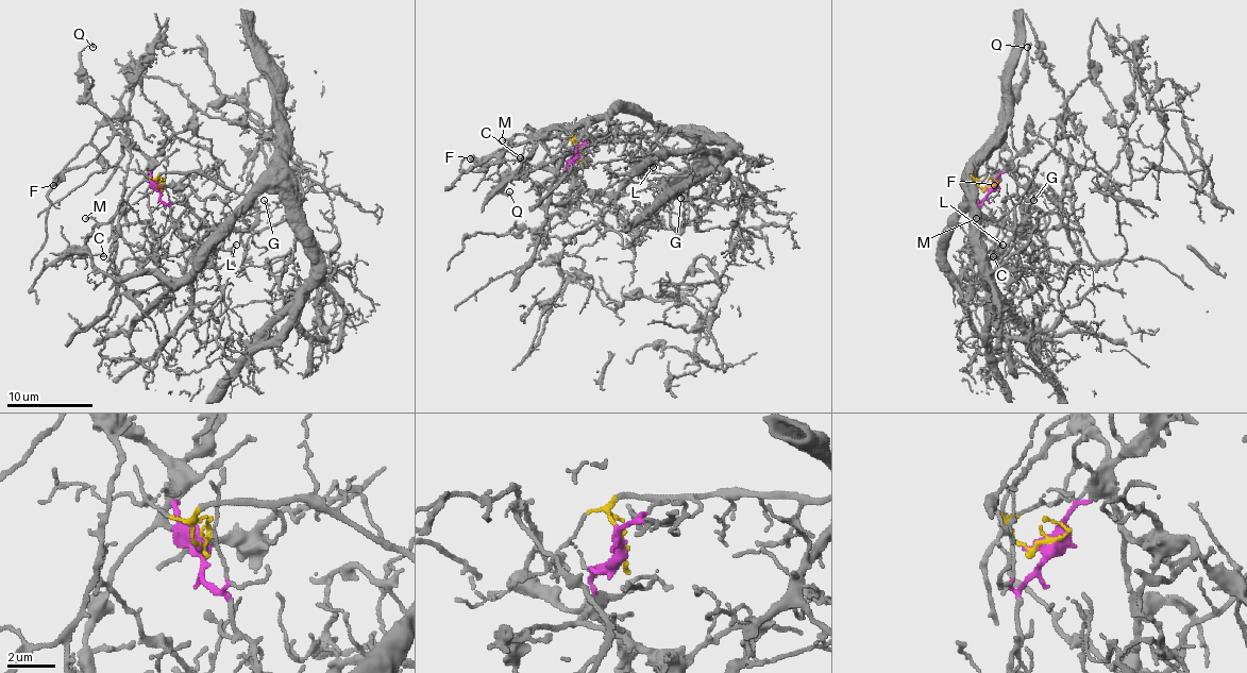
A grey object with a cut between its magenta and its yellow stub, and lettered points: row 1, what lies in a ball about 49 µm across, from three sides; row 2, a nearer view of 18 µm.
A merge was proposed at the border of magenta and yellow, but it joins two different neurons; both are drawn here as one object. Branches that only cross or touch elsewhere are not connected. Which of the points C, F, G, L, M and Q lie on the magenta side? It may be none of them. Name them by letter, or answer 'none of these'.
C, F, M, Q

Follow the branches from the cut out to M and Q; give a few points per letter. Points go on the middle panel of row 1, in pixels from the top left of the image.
M: (578, 152), (561, 175), (546, 165), (546, 146), (536, 133), (512, 135), (501, 141)
Q: (578, 152), (561, 175), (532, 167), (508, 175), (496, 191), (510, 191)

